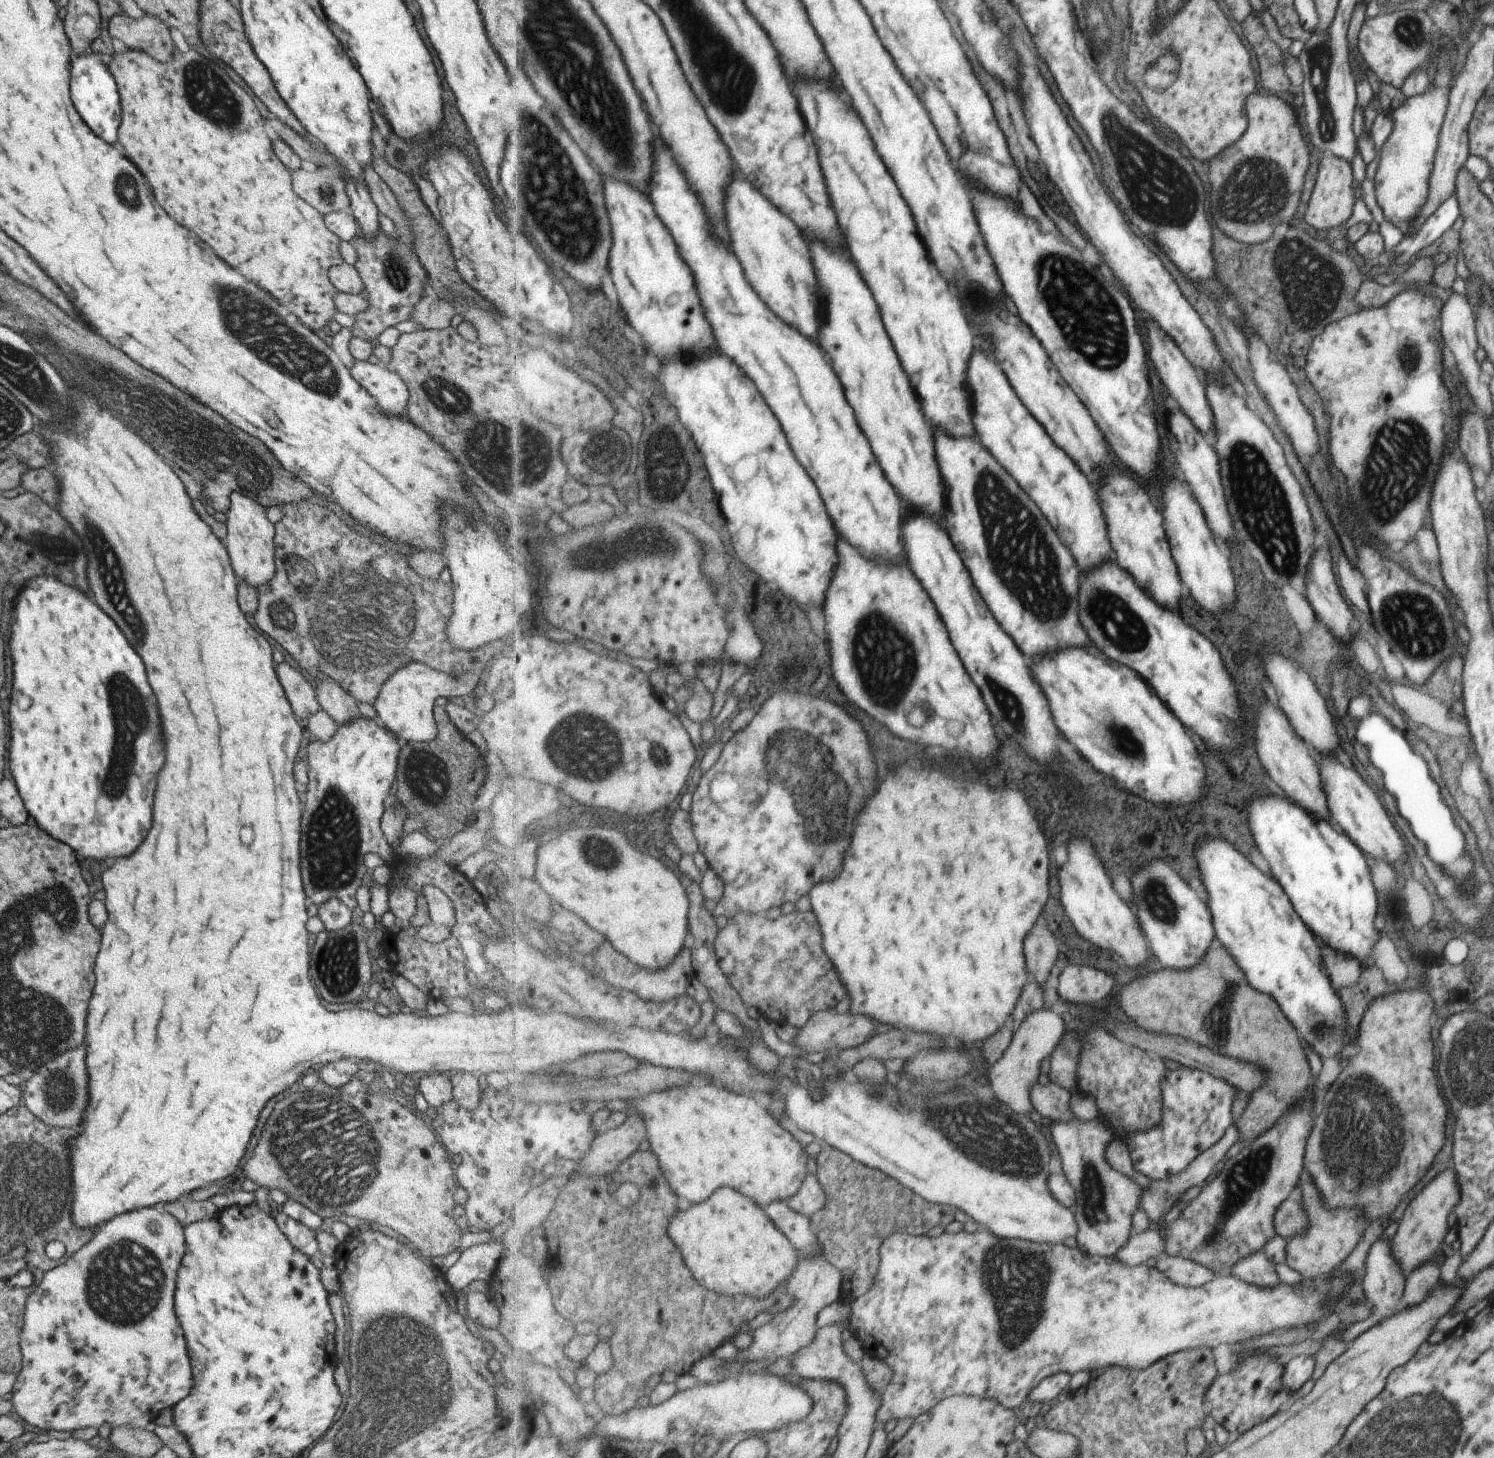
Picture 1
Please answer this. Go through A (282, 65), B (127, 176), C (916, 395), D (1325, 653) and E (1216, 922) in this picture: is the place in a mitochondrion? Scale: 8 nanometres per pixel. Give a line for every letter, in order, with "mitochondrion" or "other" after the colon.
A: other
B: mitochondrion
C: other
D: other
E: other

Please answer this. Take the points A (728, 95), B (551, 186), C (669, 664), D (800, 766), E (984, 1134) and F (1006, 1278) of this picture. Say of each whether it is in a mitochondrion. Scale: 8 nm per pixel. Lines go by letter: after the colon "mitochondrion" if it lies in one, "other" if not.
A: mitochondrion
B: mitochondrion
C: other
D: mitochondrion
E: mitochondrion
F: mitochondrion

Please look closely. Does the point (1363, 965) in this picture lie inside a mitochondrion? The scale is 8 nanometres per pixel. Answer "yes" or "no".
no

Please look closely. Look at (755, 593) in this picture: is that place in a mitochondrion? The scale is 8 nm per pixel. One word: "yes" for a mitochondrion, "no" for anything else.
no

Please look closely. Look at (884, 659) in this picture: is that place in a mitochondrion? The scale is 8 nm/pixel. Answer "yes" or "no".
yes

